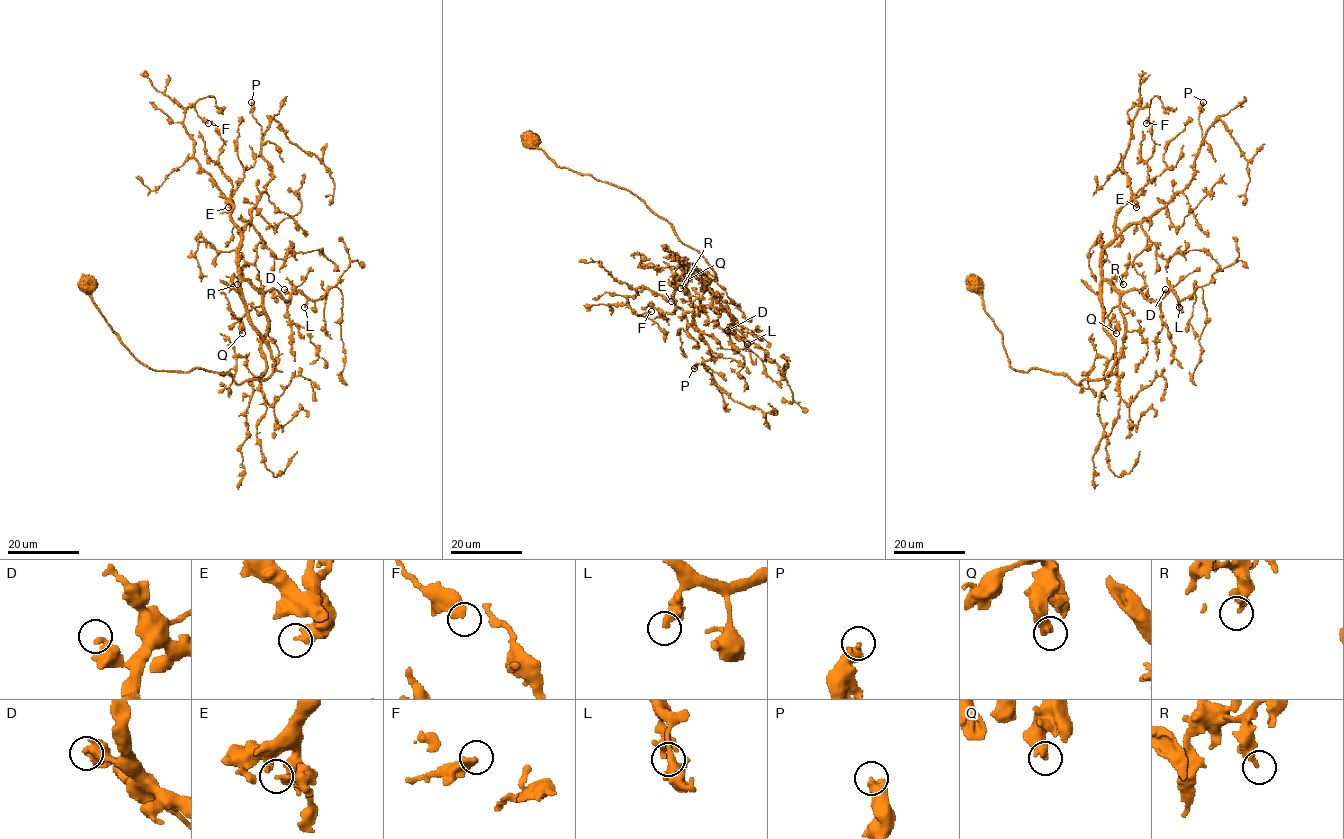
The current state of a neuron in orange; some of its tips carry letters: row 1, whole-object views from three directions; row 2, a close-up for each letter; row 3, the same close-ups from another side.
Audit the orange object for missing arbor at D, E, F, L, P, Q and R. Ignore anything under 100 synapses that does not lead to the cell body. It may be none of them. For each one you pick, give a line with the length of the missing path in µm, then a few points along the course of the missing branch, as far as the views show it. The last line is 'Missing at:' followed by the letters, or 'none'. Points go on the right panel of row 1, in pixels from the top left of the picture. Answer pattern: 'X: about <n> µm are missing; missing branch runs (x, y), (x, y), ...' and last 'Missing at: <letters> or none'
Missing at: none

